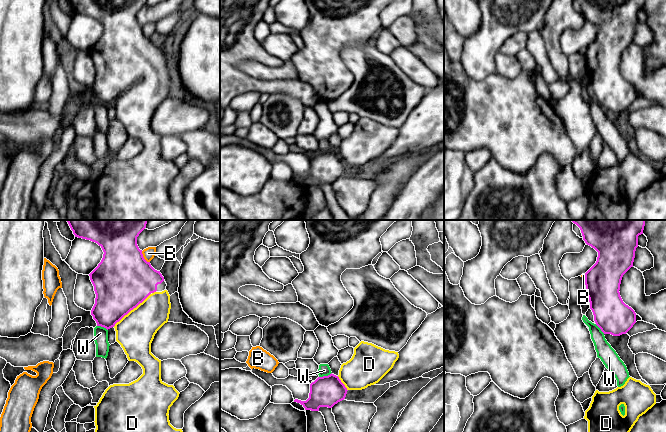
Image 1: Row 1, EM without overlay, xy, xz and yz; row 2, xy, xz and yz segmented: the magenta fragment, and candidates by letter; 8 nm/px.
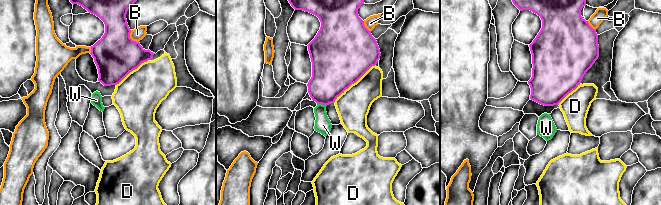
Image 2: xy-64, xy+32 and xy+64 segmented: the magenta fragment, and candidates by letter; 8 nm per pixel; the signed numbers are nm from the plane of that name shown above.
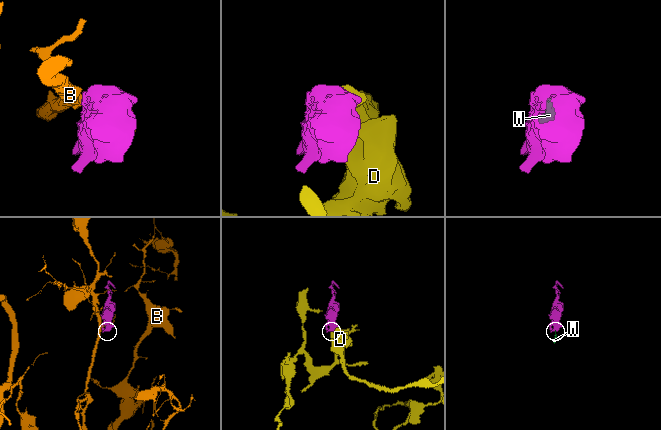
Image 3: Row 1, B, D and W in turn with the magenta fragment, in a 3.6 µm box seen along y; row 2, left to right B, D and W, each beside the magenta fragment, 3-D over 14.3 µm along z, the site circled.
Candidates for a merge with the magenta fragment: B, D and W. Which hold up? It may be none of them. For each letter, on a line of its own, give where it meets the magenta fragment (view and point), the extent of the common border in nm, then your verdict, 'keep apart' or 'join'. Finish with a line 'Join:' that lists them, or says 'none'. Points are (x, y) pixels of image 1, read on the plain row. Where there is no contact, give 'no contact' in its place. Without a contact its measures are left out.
B: xy (143, 33) | 120 nm | keep apart
D: xy (131, 85) | 400 nm | join
W: xz (325, 152) | 110 nm | keep apart
Join: D

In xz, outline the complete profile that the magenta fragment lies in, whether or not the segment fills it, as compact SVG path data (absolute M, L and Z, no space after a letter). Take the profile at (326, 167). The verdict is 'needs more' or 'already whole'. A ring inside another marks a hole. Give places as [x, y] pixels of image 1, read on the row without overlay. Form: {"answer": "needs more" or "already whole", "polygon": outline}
{"answer": "needs more", "polygon": "M361 117L354 124L352 134L341 141L338 152L331 149L318 153L310 160L309 174L294 178L311 187L319 187L320 183L332 184L345 175L348 166L362 166L378 159L398 134L398 128Z"}

